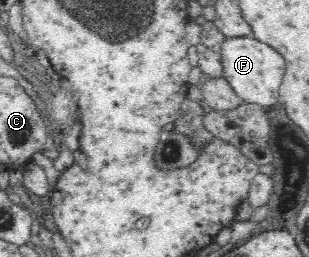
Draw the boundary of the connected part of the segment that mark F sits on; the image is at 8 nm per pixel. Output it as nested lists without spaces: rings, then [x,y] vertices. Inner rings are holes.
[[[252,36],[227,38],[219,50],[223,66],[223,76],[230,83],[235,93],[247,104],[275,105],[279,97],[279,87],[283,83],[283,75],[287,69],[285,59],[273,51],[269,45],[265,47],[263,43]],[[265,61],[267,61],[267,71],[265,71]]]

